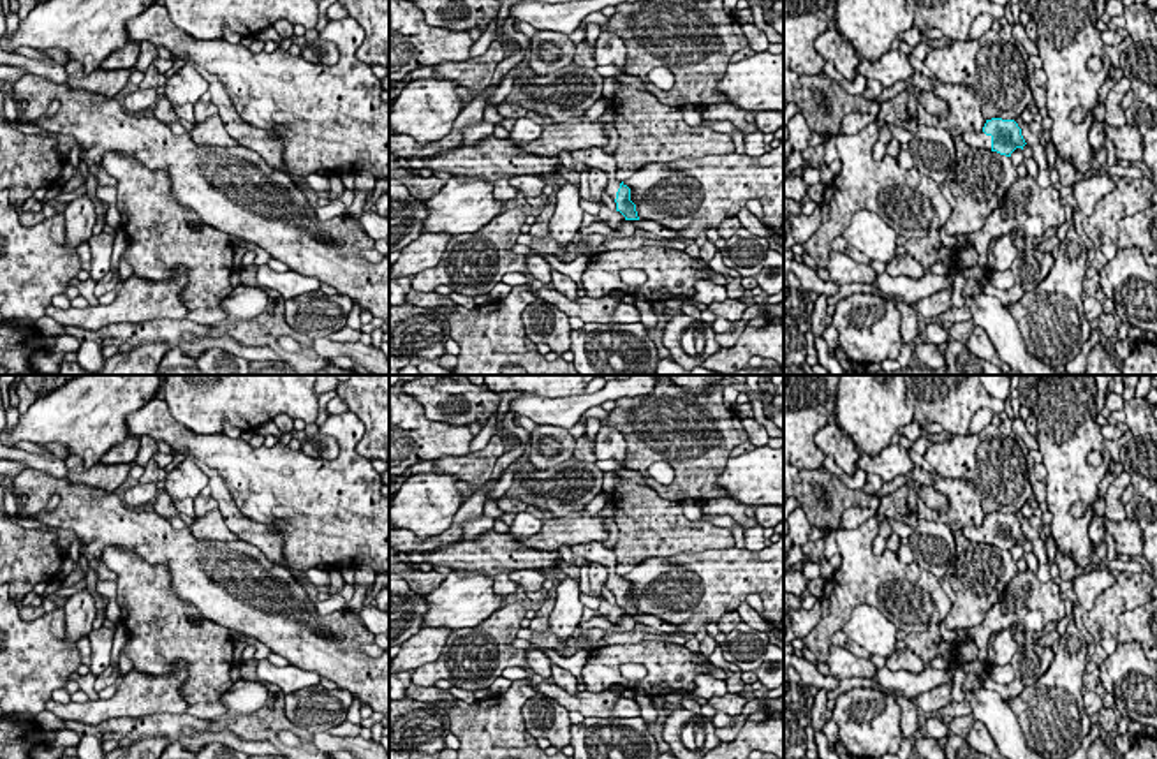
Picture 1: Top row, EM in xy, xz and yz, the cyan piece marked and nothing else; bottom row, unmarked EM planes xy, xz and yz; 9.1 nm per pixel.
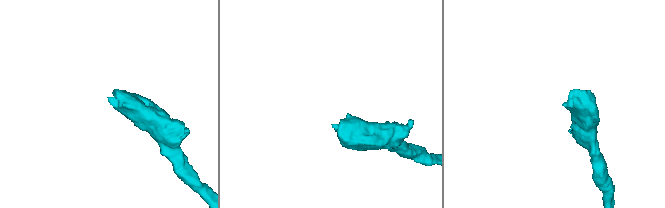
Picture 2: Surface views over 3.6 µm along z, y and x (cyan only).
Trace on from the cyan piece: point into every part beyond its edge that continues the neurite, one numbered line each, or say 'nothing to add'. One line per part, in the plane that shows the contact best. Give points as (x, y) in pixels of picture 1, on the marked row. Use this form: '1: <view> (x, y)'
1: yz (976, 140)

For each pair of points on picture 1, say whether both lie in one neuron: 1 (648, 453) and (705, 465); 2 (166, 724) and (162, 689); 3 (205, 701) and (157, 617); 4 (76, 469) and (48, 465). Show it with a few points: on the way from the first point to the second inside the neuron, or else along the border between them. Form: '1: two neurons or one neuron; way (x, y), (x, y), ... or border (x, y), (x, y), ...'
1: one neuron; way (661, 444), (691, 444), (694, 448)
2: two neurons; border (185, 710), (180, 714), (124, 719)
3: one neuron; way (205, 680), (205, 664), (178, 638)
4: two neurons; border (64, 462), (67, 478)

